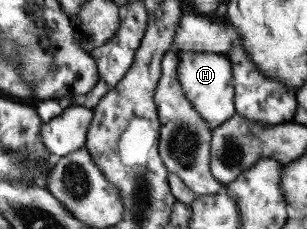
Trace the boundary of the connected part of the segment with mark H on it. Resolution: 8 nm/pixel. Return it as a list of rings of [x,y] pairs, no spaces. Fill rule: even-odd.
[[[188,51],[177,54],[177,81],[193,109],[202,117],[208,128],[216,128],[234,113],[231,66],[227,57],[213,52]]]

